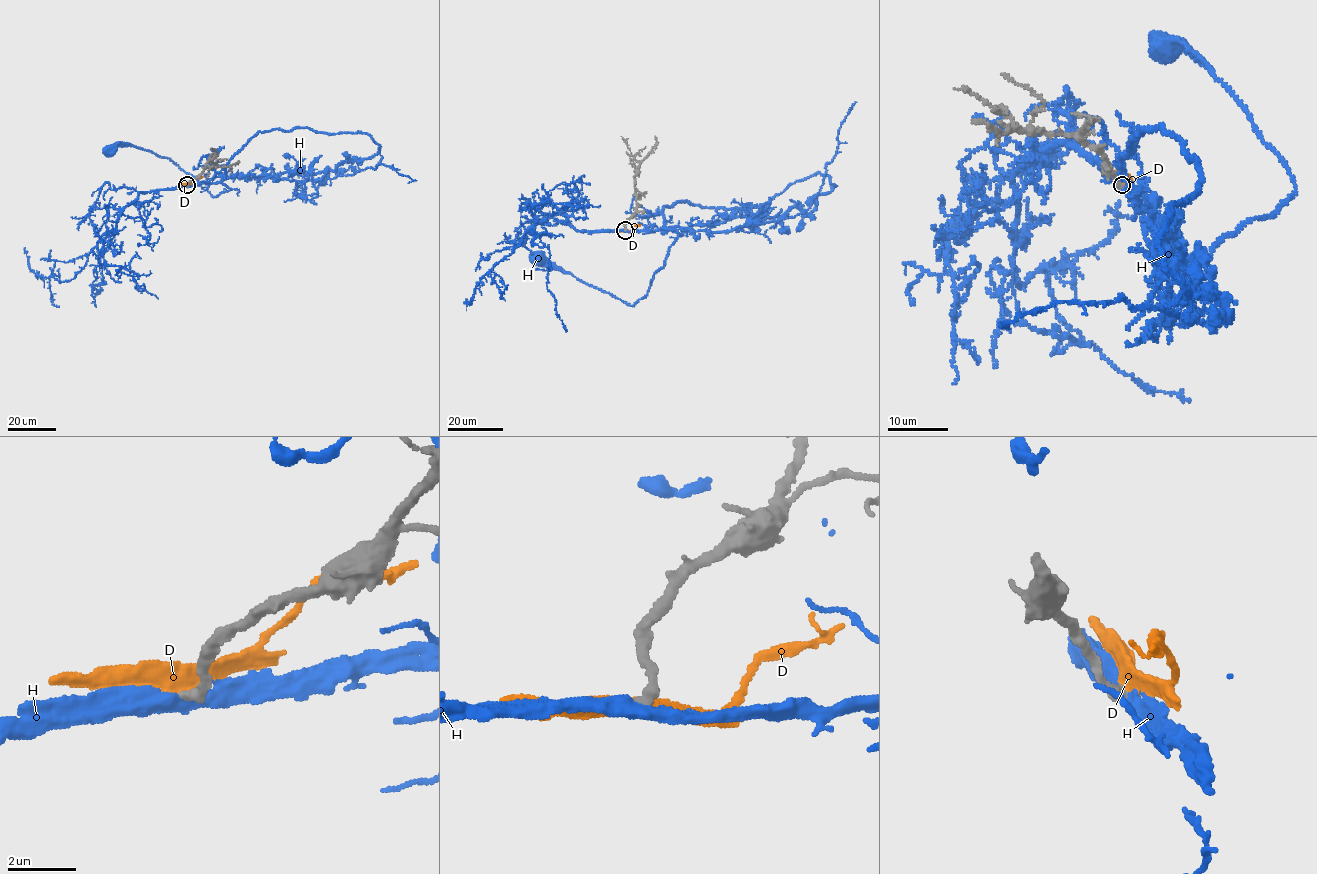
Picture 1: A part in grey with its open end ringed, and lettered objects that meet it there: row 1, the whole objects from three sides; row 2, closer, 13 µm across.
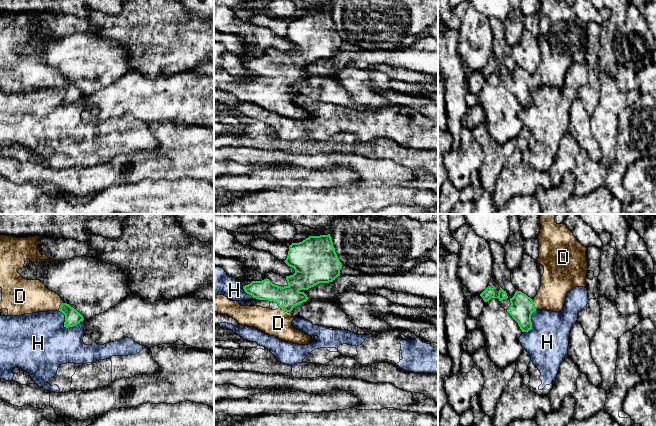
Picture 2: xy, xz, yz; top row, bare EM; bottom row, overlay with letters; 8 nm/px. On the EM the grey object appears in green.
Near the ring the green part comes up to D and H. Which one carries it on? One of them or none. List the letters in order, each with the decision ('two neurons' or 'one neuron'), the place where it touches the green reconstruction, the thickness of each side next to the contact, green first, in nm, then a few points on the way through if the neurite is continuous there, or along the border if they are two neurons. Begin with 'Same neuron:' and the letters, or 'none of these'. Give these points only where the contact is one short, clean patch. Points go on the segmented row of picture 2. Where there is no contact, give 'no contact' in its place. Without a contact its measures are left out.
Same neuron: D
D: one neuron | xz (284, 310) | 190/220 nm | across xz (287, 297), (284, 310), (278, 323)
H: two neurons | xy (66, 327) | 130/480 nm

